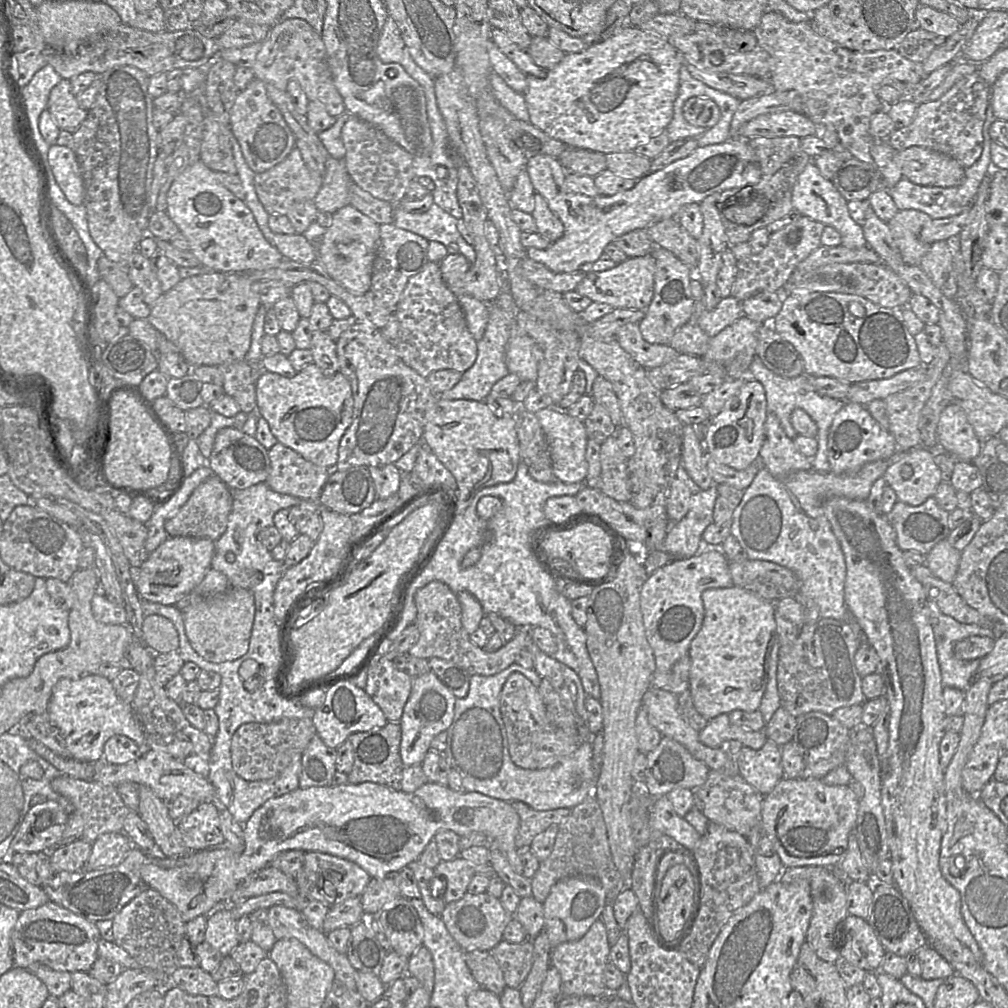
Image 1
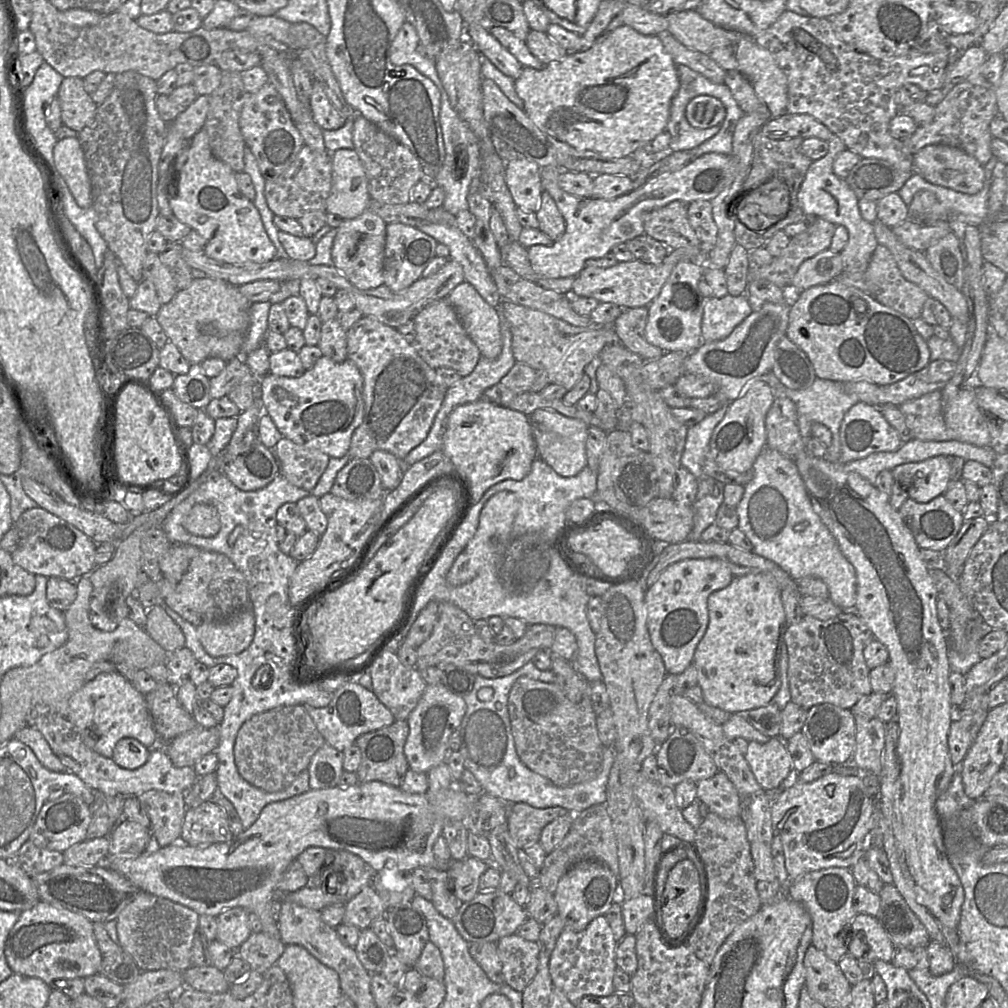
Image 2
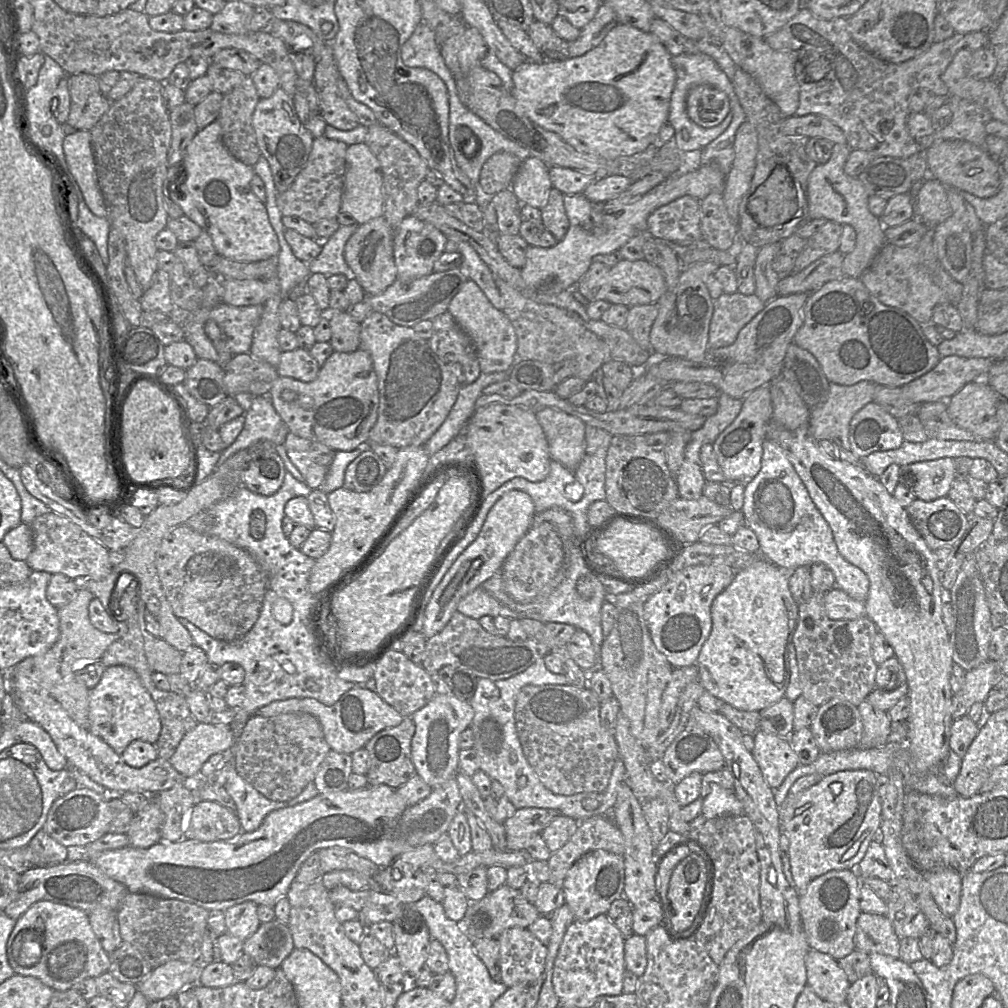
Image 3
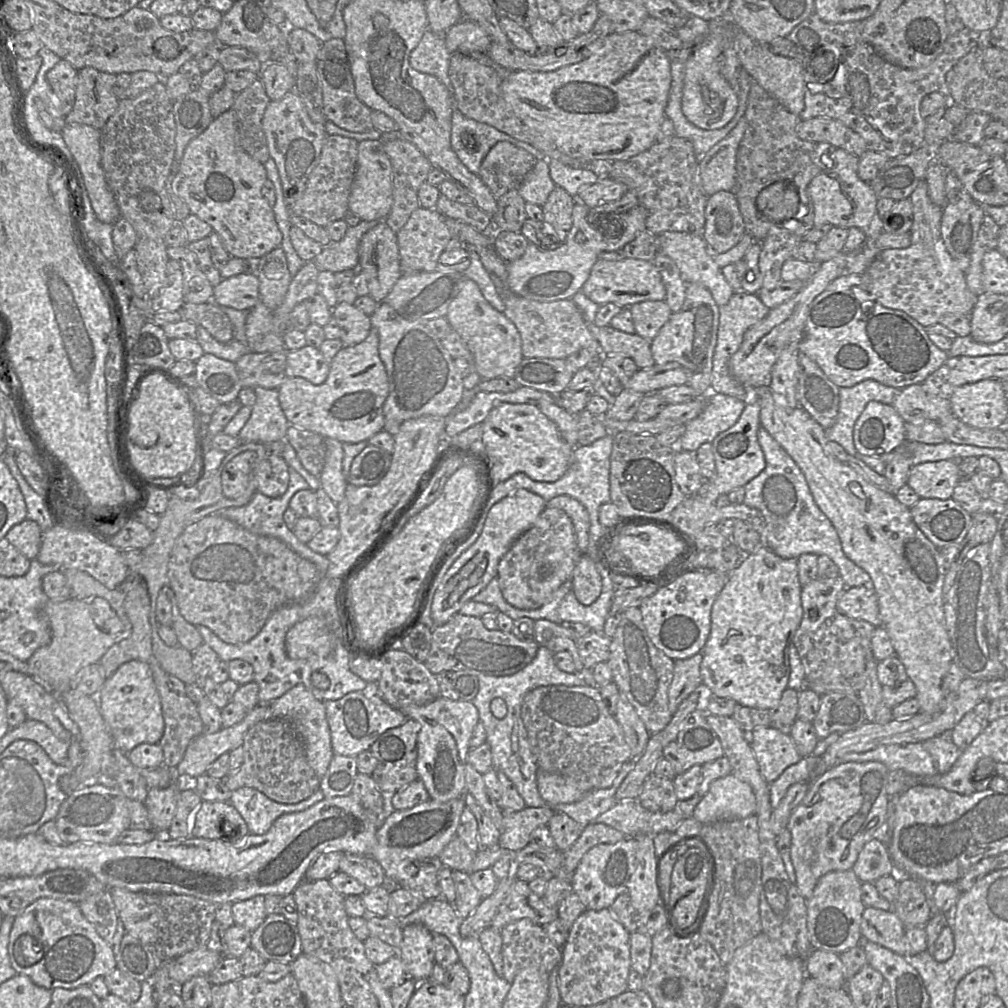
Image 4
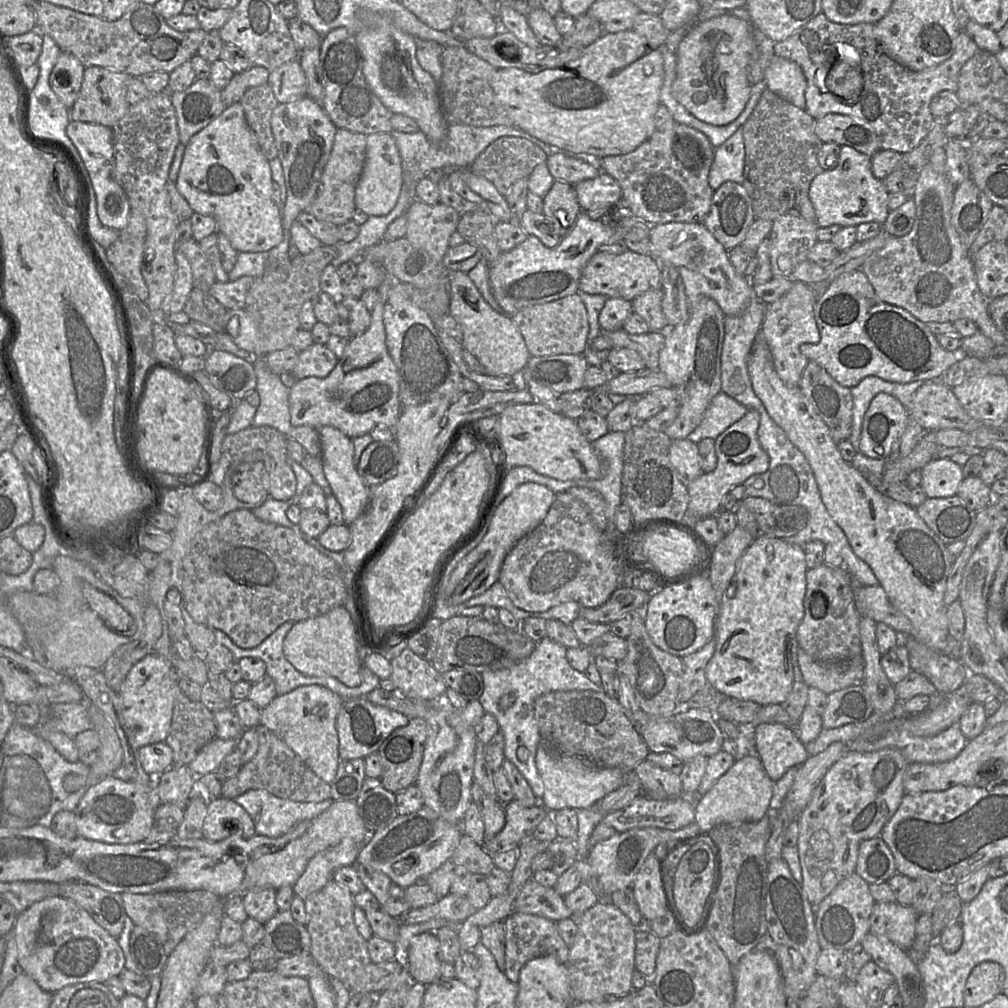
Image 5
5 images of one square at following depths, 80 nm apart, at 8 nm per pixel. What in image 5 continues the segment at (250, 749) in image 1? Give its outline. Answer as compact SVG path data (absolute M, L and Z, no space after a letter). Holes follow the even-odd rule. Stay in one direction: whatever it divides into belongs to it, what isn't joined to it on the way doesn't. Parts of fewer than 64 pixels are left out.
M257 725L258 750L239 773L227 779L221 797L233 800L249 790L266 790L270 794L297 802L321 802L330 799L330 784L320 779L302 759L275 733L264 725Z

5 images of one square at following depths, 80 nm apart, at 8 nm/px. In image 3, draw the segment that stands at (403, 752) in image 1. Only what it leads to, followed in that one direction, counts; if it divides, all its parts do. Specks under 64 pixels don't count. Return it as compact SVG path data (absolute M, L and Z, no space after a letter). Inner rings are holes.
M437 694L411 719L415 724L415 734L411 742L412 760L419 775L431 788L442 785L458 774L459 738L474 717L471 705L454 695Z

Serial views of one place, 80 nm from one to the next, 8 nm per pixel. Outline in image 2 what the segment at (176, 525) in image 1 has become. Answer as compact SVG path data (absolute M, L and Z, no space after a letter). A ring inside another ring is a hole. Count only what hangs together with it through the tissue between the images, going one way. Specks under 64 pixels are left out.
M195 504L183 518L182 526L192 535L211 538L221 527L217 509L210 504Z

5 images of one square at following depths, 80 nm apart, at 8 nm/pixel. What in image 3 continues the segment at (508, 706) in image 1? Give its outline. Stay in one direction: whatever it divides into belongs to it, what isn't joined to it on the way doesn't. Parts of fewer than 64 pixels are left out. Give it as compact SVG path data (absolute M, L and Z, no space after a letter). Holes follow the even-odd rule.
M526 685L517 694L514 716L523 753L551 792L573 795L607 788L619 752L614 733L601 723L600 705L588 687Z

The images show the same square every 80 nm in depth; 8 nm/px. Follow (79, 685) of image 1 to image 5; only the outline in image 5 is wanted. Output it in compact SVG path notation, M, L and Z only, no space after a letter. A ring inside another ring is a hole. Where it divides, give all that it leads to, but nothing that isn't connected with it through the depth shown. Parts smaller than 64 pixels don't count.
M159 654L145 656L130 669L117 693L122 701L119 721L133 747L165 742L171 726L175 698L181 692L178 679L169 659Z

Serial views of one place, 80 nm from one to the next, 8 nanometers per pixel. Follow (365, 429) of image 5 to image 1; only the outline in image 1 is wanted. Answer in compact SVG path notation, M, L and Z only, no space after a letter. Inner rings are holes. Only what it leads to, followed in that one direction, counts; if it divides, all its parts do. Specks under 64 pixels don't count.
M314 362L292 378L266 371L255 381L256 404L277 441L323 467L337 463L340 440L353 419L349 380L340 372L325 374Z

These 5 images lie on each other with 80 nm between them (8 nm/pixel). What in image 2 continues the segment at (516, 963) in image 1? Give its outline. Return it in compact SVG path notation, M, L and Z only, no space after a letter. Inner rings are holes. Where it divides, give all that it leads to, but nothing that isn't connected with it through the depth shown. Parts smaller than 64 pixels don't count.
M516 933L499 939L497 953L504 983L522 993L537 973L539 950L538 941L525 940Z

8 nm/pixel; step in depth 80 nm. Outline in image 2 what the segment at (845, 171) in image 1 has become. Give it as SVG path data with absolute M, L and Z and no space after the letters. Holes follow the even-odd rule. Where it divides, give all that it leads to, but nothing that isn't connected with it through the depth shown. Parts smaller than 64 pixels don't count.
M861 159L844 180L859 200L878 201L890 193L897 193L913 174L913 170L901 170L884 160Z

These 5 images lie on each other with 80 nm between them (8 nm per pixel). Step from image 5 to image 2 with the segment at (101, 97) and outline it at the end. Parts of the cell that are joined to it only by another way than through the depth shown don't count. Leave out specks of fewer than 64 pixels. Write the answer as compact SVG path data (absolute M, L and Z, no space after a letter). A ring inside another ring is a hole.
M64 78L58 89L57 98L63 125L78 133L92 123L98 105L84 89L82 78Z

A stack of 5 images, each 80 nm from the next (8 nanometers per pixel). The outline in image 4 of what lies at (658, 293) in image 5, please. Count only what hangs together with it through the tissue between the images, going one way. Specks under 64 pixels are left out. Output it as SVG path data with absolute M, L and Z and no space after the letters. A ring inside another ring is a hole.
M665 300L643 301L630 306L635 332L652 341L672 312Z

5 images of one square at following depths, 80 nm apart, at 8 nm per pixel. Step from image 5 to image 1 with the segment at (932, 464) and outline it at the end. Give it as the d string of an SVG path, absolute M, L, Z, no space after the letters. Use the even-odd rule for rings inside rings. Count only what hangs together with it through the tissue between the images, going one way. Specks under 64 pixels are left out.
M924 447L900 451L902 457L882 477L895 491L898 501L918 506L932 497L942 482L941 470L934 461L937 451Z

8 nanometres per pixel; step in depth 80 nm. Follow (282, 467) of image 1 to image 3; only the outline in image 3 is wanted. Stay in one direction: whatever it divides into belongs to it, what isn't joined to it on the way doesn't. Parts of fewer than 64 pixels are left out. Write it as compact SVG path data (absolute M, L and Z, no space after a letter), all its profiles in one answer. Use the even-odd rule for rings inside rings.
M289 432L283 446L287 455L311 489L319 488L333 461L335 450Z

